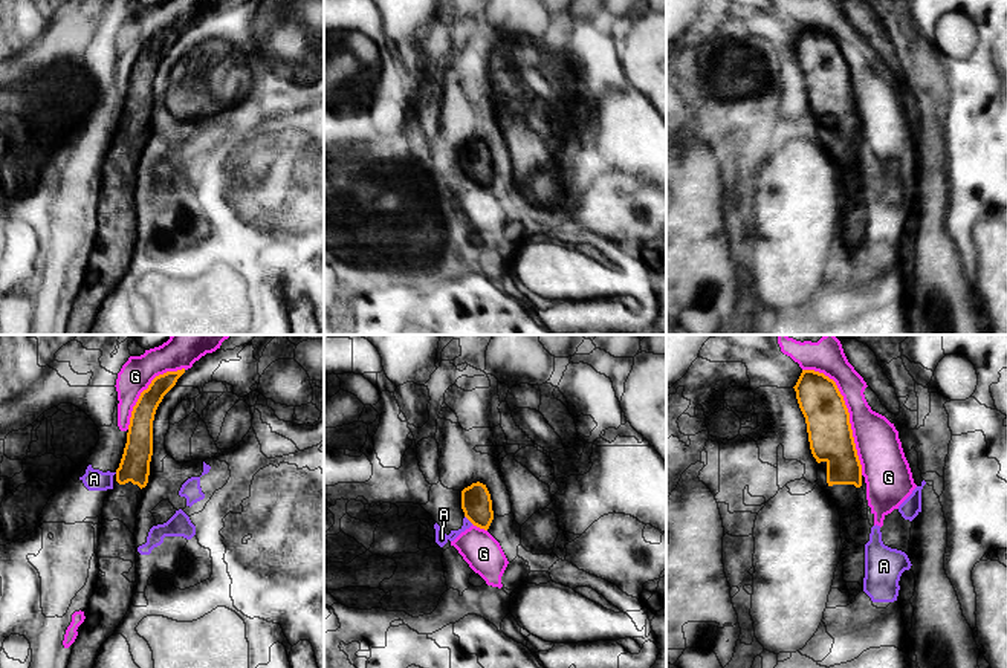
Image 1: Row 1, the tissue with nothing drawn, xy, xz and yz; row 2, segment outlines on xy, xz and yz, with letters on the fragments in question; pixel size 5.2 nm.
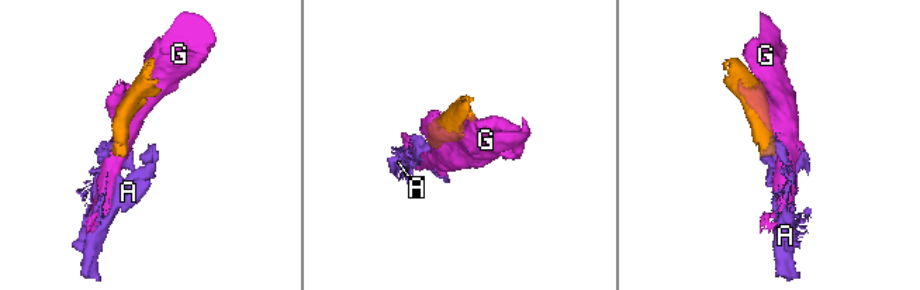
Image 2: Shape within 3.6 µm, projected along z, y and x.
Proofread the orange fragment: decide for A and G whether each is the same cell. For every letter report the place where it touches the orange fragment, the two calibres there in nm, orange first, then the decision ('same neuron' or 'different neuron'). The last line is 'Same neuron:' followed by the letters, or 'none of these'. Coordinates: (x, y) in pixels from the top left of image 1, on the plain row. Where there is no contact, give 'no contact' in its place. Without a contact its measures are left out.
A: meets orange in xz at (469, 178); 160 nm thick on the orange side, 70 nm on the other; different neuron
G: meets orange in yz at (848, 71); 240 nm thick on the orange side, 240 nm on the other; different neuron
Same neuron: none of these

